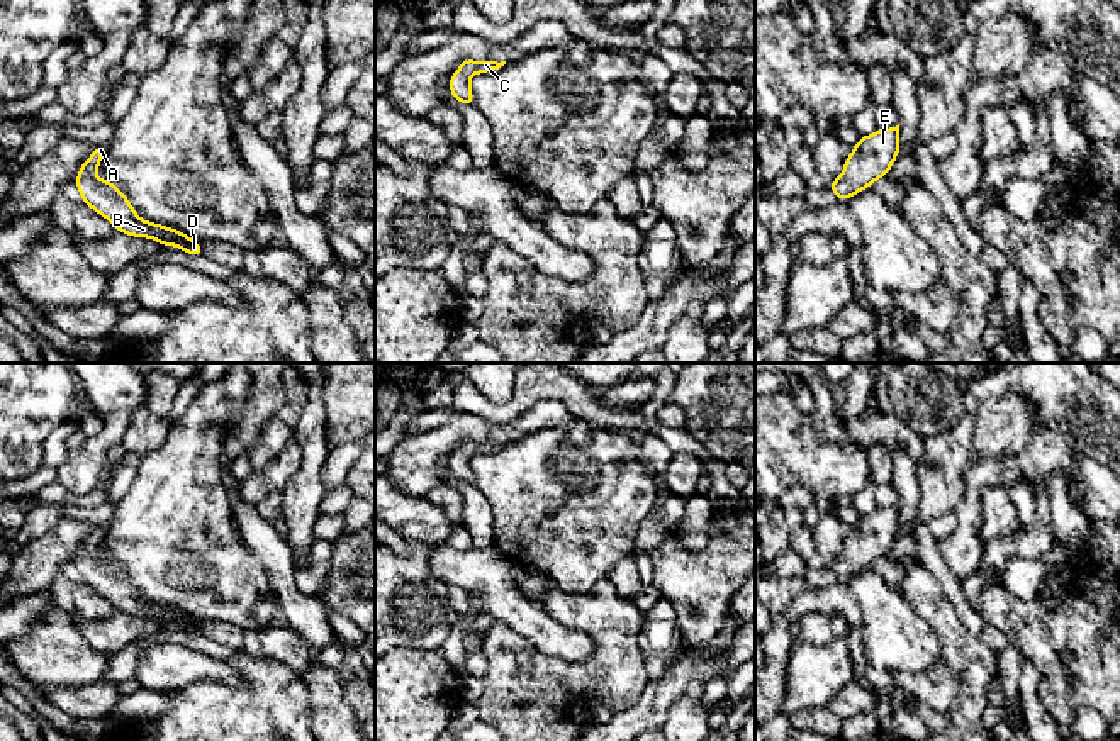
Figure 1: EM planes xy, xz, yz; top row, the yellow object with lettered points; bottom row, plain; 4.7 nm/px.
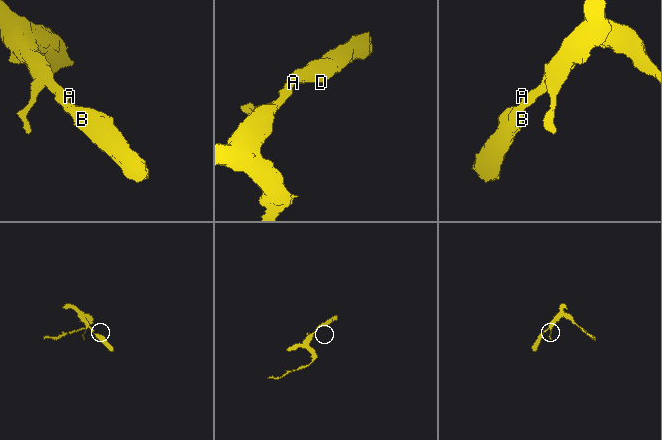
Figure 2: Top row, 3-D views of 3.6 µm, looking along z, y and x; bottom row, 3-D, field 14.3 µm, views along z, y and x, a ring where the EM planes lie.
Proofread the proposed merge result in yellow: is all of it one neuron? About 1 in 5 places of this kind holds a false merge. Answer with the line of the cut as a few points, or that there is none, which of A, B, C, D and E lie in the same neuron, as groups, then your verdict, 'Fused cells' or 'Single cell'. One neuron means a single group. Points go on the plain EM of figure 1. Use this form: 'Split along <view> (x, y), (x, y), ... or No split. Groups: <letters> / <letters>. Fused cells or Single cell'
No split. Groups: A B C D E. Single cell

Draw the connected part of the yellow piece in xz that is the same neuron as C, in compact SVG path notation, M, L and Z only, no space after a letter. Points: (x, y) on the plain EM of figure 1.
M463 439L458 449L450 458L451 476L465 485L473 485L470 458L479 453L499 449L504 444L506 441L497 443L497 441Z

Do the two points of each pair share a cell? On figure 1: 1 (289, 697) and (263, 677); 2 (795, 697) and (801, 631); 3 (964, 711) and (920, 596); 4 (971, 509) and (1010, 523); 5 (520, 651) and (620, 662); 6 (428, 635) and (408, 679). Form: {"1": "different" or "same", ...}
{"1": "same", "2": "different", "3": "same", "4": "different", "5": "same", "6": "different"}

